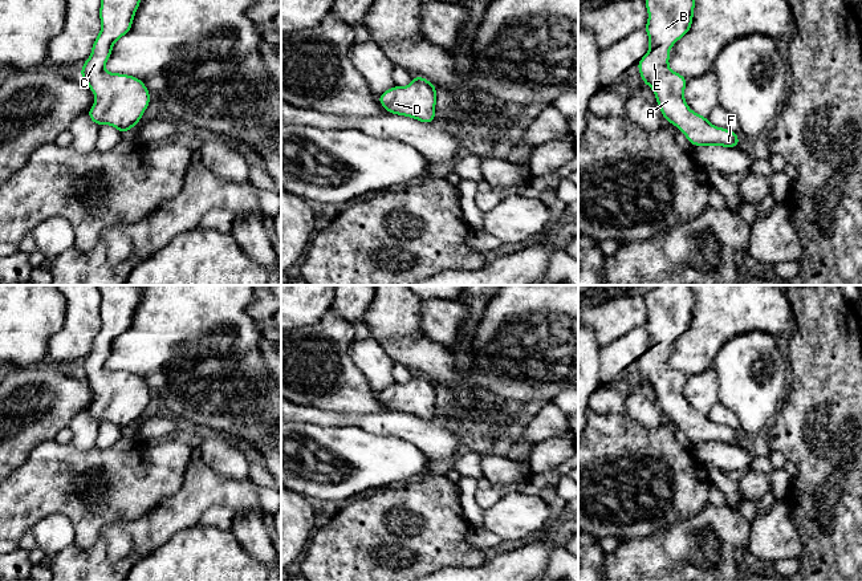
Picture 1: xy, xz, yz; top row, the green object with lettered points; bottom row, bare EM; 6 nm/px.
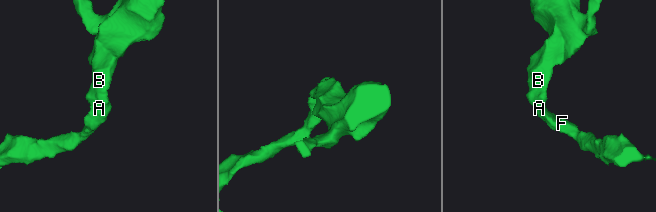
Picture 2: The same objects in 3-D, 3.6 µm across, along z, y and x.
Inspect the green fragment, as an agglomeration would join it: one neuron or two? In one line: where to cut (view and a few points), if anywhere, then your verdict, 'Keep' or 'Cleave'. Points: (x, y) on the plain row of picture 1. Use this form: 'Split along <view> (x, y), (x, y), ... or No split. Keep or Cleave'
No split. Keep

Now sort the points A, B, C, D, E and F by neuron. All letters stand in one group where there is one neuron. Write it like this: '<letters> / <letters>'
A B C D E F

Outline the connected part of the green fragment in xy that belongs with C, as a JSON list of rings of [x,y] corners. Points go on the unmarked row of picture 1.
[[[97,285],[101,294],[99,316],[101,329],[94,337],[90,354],[82,361],[80,373],[86,378],[94,390],[95,398],[88,409],[89,415],[101,423],[103,419],[121,428],[123,432],[133,426],[142,415],[150,401],[150,390],[146,382],[137,374],[105,367],[113,342],[122,333],[129,330],[135,309],[142,297],[143,285]]]

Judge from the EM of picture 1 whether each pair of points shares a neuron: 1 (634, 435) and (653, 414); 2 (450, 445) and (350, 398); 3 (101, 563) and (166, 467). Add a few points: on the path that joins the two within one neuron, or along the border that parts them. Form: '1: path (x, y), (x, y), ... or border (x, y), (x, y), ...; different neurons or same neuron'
1: border (626, 413), (645, 426), (659, 427), (663, 425); different neurons
2: border (389, 410), (349, 414); different neurons
3: border (157, 504), (134, 519), (112, 521), (101, 529); different neurons

